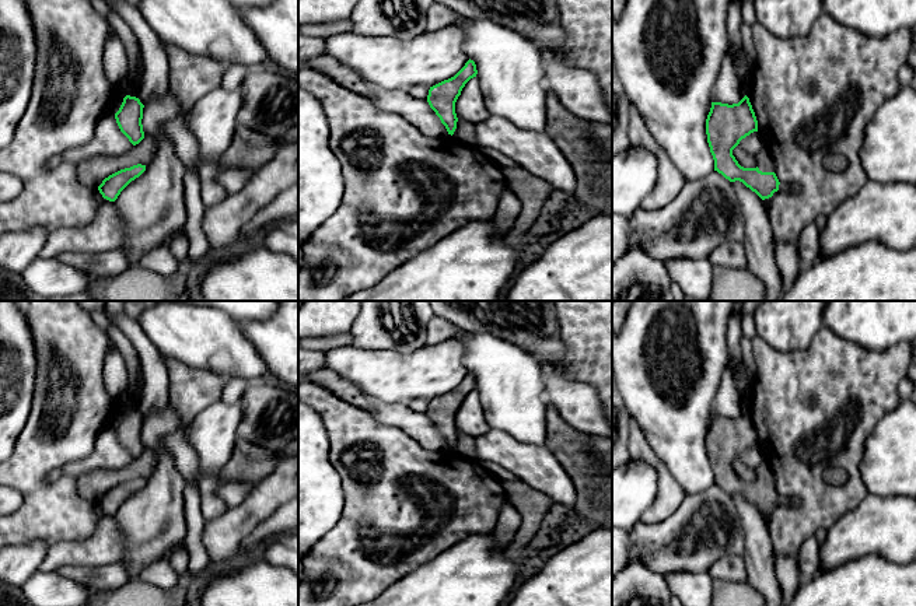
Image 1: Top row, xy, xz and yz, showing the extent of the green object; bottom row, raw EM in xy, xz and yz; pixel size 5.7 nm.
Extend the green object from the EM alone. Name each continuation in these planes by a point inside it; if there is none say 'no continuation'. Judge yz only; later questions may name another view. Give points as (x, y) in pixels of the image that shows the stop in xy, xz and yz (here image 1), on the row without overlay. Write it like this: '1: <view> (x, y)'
1: yz (765, 476)

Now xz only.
no continuation

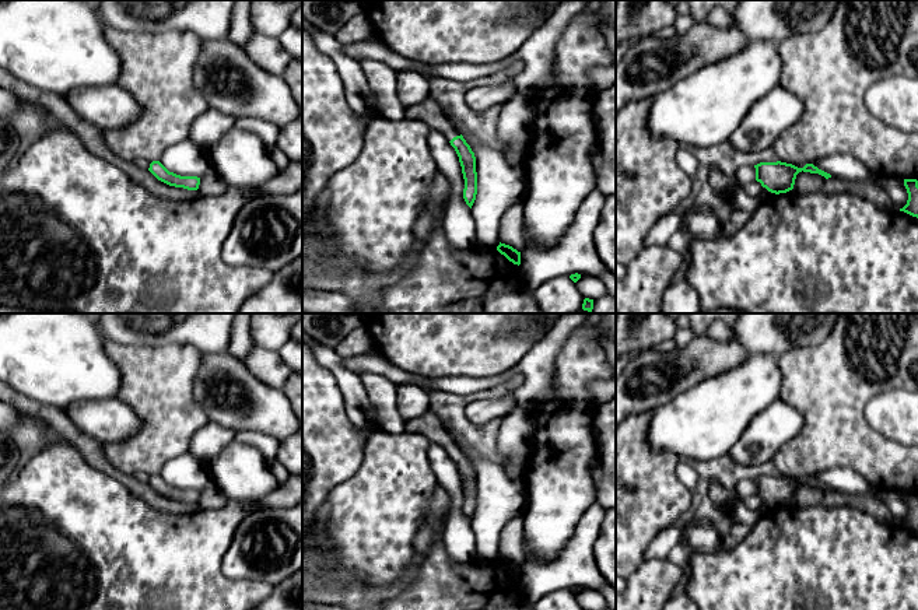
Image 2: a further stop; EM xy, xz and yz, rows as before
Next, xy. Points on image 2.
no continuation

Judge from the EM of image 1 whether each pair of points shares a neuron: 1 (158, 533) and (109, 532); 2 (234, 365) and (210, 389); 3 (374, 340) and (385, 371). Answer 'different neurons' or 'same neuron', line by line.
1: different neurons
2: different neurons
3: different neurons

